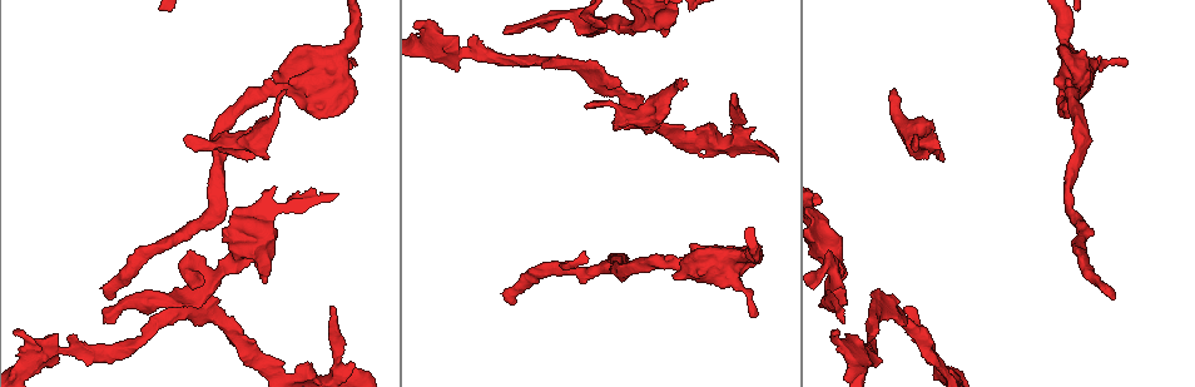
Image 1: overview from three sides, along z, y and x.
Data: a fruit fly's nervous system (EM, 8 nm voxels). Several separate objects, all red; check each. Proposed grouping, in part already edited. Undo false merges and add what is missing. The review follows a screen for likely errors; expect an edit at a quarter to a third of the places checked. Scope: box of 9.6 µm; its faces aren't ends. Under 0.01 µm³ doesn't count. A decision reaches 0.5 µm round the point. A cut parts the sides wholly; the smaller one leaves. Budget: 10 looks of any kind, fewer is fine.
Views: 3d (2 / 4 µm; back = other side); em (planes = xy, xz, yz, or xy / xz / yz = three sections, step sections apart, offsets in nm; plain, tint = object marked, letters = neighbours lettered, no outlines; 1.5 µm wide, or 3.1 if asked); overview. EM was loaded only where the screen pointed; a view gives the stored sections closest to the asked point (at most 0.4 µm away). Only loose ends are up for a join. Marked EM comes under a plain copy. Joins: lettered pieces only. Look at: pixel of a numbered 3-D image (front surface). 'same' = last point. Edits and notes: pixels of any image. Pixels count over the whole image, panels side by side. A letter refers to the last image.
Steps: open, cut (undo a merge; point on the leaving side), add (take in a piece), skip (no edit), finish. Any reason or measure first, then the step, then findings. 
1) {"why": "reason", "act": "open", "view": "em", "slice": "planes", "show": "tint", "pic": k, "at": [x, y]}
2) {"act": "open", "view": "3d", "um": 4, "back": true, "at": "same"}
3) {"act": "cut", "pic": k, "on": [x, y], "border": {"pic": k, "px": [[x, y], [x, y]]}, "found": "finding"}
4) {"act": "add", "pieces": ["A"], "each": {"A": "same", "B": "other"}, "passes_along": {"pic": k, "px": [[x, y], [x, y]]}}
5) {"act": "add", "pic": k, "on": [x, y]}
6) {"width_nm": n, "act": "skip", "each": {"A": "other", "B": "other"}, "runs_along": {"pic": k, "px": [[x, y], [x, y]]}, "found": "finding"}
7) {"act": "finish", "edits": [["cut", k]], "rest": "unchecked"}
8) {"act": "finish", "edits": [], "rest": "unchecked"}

{"why": "a fork", "act": "open", "view": "3d", "um": 2, "back": true, "pic": 1, "at": [219, 272]}

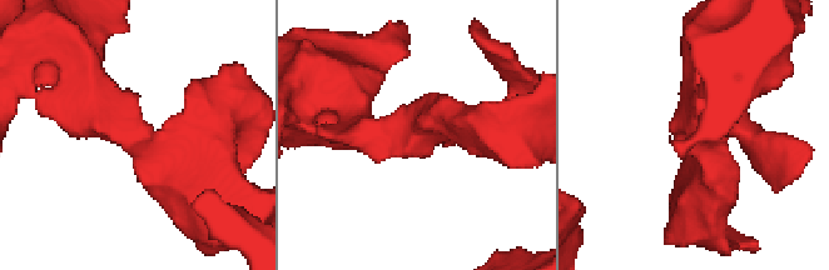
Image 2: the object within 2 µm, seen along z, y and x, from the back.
{"arms": 3, "arm_widths_nm": [220, 300, 340], "act": "open", "view": "em", "slice": "planes", "show": "tint", "pic": 2, "at": [700, 141]}

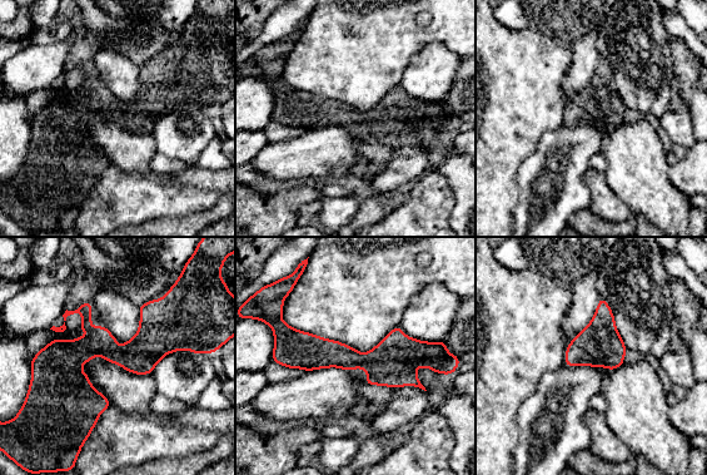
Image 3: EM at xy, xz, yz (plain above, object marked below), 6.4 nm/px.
{"why": "what lies round it", "act": "open", "view": "em", "slice": "planes", "show": "letters", "at": "same"}

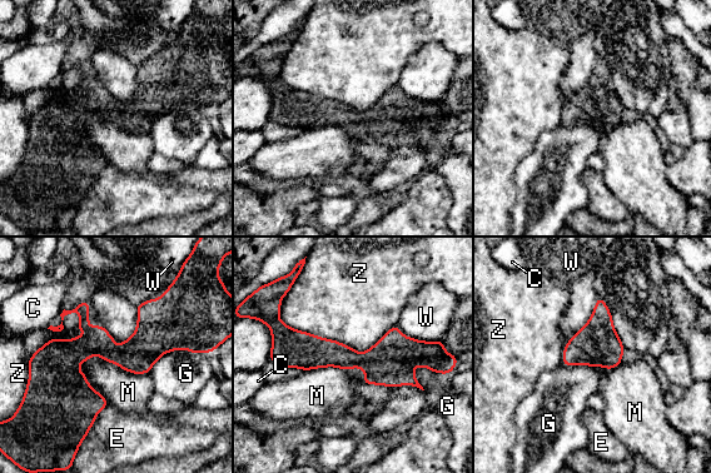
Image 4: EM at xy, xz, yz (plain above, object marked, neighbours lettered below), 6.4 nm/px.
{"act": "skip", "each": {"C": "other", "E": "other", "G": "other", "M": "other", "W": "other", "Z": "other"}, "runs_along": {"pic": 4, "px": [[278, 354], [428, 359]]}, "found": "continuous, no second cell"}

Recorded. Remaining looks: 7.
{"why": "tapers out", "act": "open", "view": "3d", "um": 2, "back": true, "pic": 1, "at": [331, 307]}

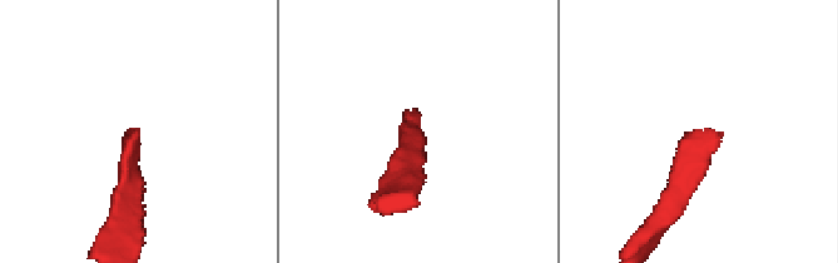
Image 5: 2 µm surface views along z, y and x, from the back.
{"why": "now the EM", "act": "open", "view": "em", "slice": "planes", "show": "letters", "pic": 5, "at": [136, 133]}

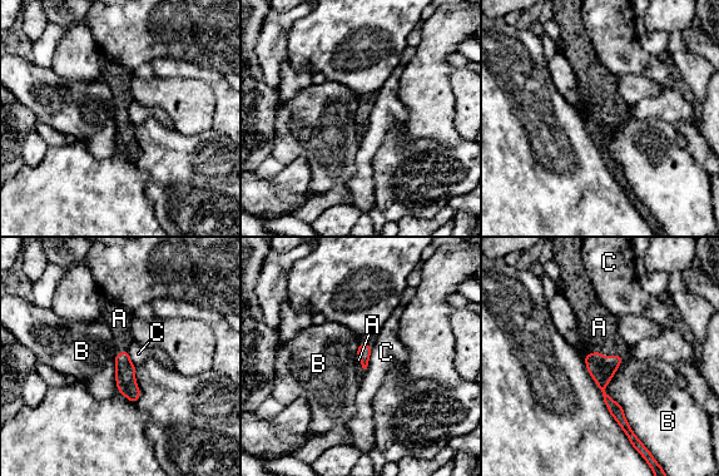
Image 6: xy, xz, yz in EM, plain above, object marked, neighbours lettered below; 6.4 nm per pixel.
{"act": "add", "pieces": ["A"], "each": {"A": "same", "B": "other", "C": "other"}, "passes_along": {"pic": 6, "px": [[601, 368], [604, 357], [599, 327]]}, "found": "the cell continues"}

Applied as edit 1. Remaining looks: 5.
{"why": "see it whole again", "act": "open", "view": "overview"}

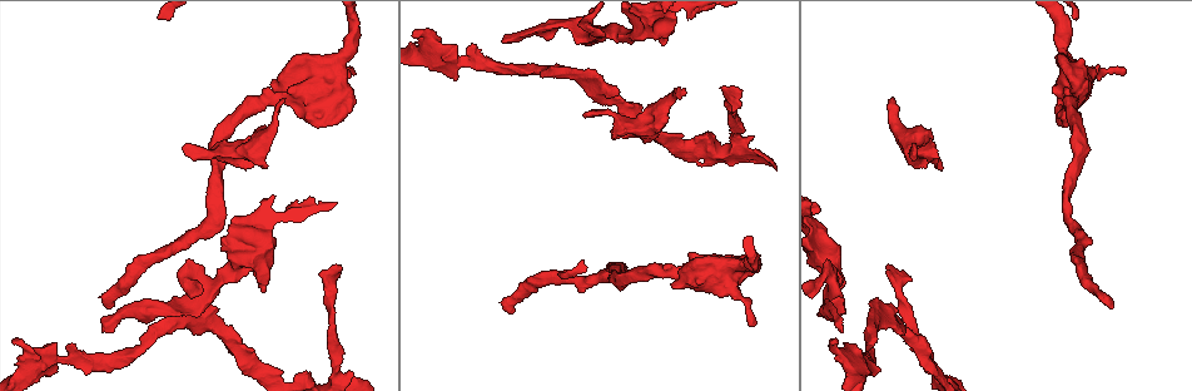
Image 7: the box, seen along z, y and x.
{"why": "an open end", "act": "open", "view": "3d", "um": 4, "pic": 7, "at": [584, 116]}

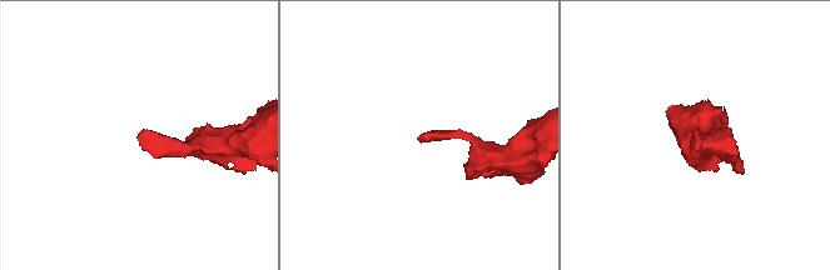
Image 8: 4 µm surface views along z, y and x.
{"act": "open", "view": "em", "slice": "planes", "show": "tint", "pic": 8, "at": [699, 134]}

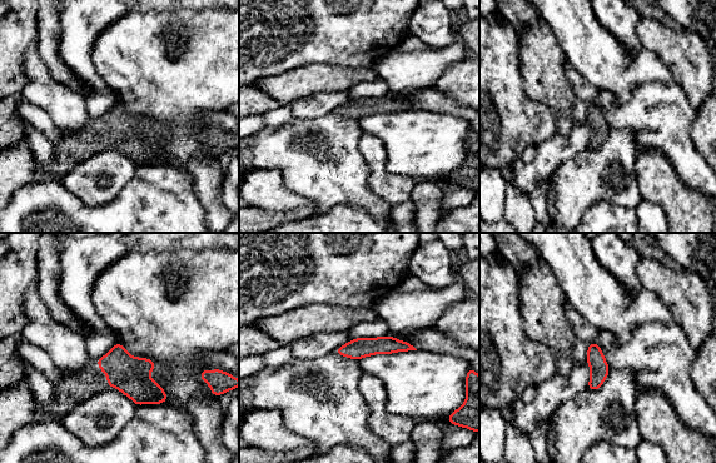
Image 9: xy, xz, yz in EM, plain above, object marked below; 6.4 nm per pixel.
{"why": "see the neighbours", "act": "open", "view": "em", "slice": "planes", "show": "letters", "at": "same"}

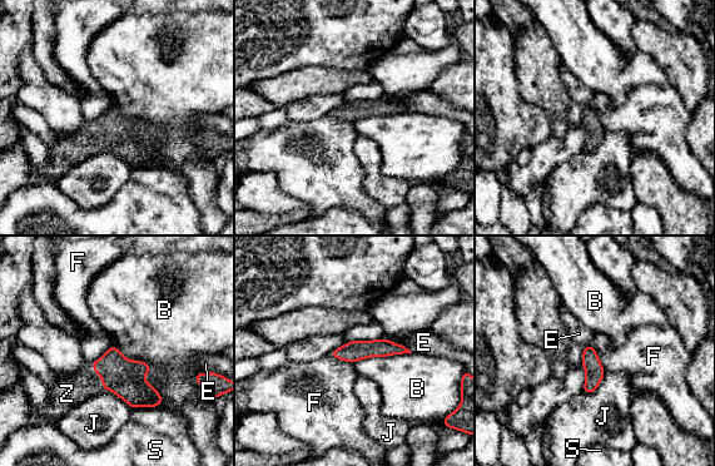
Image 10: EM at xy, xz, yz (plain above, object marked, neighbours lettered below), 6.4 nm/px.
{"act": "add", "pieces": ["Z"], "each": {"B": "other", "E": "other", "F": "other", "J": "other", "S": "other", "Z": "same"}, "found": "the cell continues"}

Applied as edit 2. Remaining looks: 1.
{"act": "finish", "edits": [["add", 6], ["add", 10]], "rest": "unchecked"}

